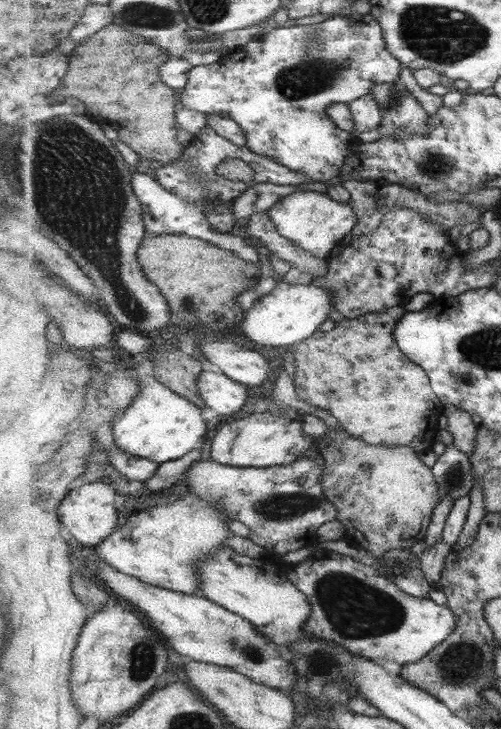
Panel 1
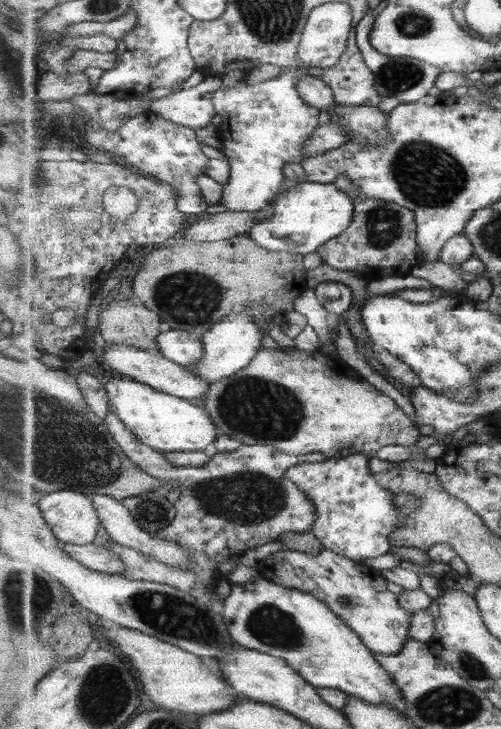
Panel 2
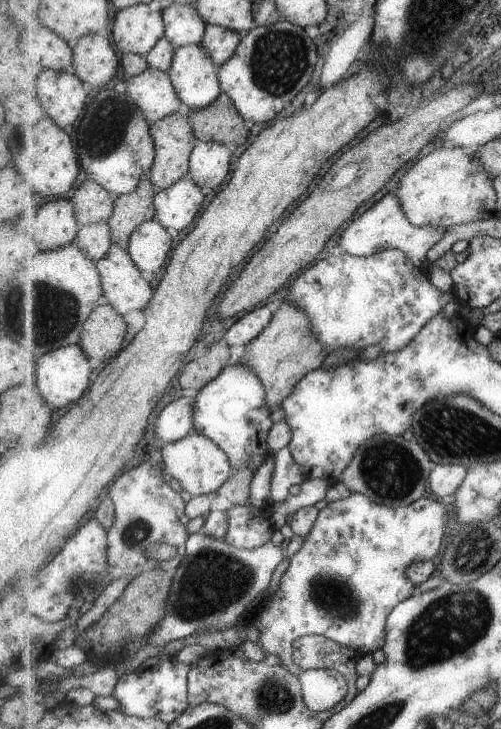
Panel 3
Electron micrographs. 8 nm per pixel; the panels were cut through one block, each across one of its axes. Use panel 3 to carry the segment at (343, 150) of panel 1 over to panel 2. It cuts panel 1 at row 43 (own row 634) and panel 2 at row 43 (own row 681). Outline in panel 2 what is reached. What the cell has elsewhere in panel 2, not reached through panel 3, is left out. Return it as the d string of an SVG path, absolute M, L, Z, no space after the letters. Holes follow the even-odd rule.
M328 2L314 8L304 28L297 54L307 68L329 68L341 62L342 54L348 46L348 38L353 30L354 10L347 3Z

